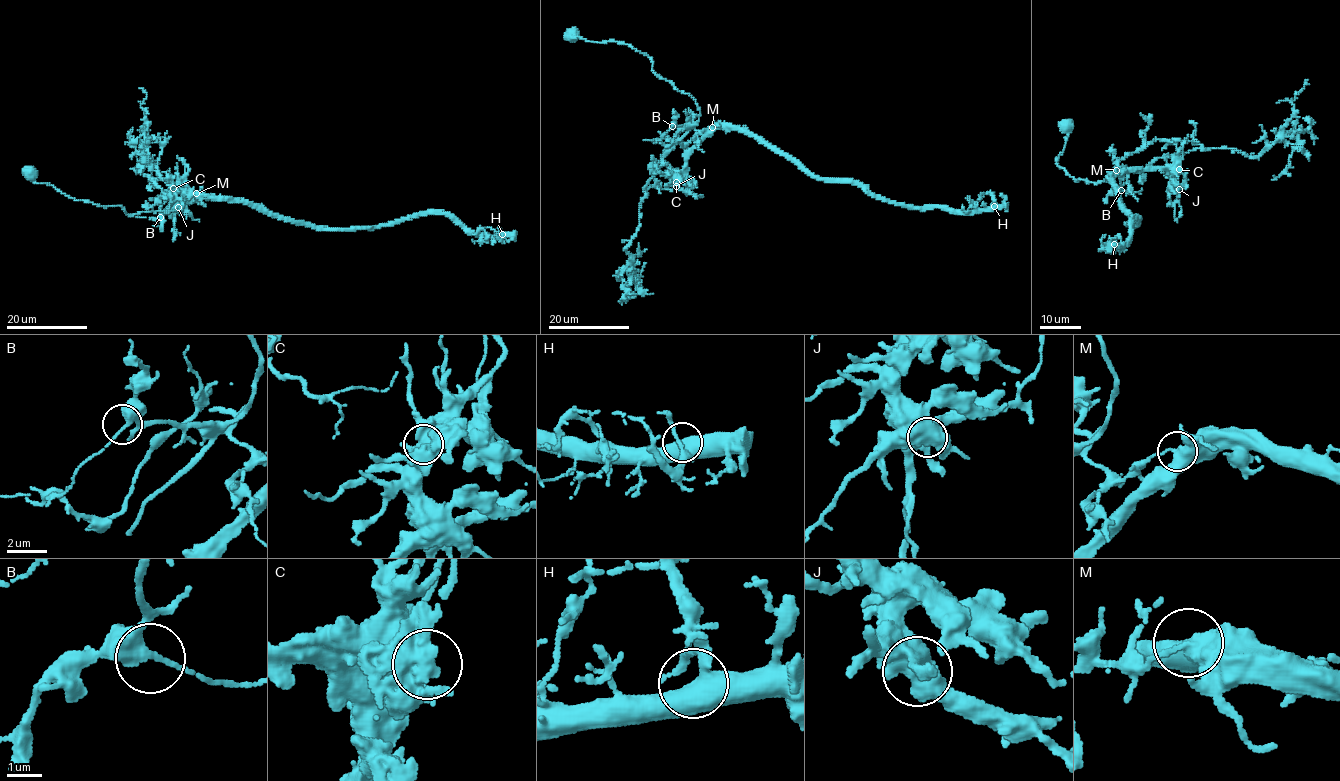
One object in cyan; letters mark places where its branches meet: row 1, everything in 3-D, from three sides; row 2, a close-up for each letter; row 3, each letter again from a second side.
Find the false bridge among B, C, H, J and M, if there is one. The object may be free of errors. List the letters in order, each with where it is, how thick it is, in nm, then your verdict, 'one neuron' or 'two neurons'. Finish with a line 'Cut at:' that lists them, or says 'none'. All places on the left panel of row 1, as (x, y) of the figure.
B: at (160, 217); 320 nm thick; one neuron
C: at (173, 188); 440 nm thick; one neuron
H: at (502, 234); 420 nm thick; one neuron
J: at (178, 207); 550 nm thick; one neuron
M: at (196, 193); 400 nm thick; two neurons
Cut at: M

